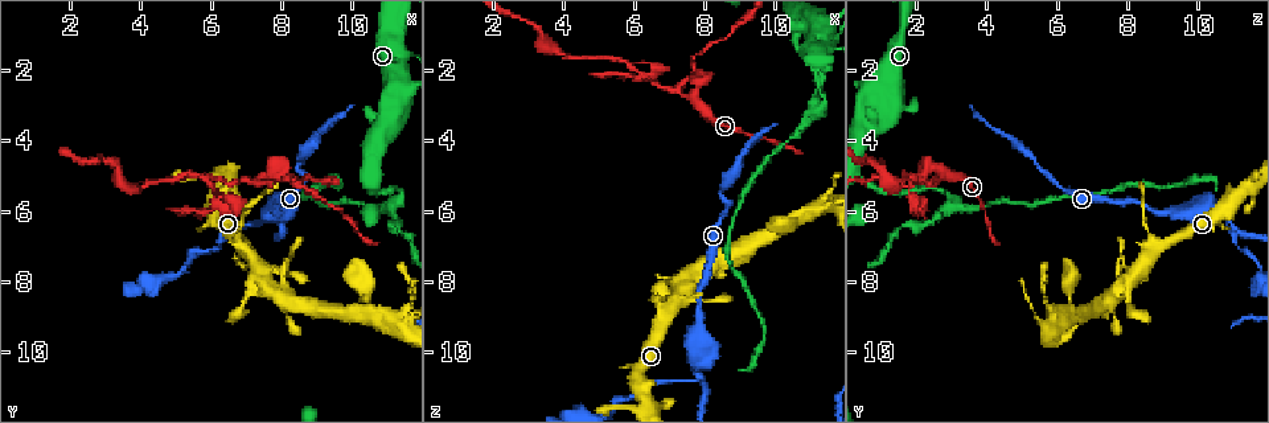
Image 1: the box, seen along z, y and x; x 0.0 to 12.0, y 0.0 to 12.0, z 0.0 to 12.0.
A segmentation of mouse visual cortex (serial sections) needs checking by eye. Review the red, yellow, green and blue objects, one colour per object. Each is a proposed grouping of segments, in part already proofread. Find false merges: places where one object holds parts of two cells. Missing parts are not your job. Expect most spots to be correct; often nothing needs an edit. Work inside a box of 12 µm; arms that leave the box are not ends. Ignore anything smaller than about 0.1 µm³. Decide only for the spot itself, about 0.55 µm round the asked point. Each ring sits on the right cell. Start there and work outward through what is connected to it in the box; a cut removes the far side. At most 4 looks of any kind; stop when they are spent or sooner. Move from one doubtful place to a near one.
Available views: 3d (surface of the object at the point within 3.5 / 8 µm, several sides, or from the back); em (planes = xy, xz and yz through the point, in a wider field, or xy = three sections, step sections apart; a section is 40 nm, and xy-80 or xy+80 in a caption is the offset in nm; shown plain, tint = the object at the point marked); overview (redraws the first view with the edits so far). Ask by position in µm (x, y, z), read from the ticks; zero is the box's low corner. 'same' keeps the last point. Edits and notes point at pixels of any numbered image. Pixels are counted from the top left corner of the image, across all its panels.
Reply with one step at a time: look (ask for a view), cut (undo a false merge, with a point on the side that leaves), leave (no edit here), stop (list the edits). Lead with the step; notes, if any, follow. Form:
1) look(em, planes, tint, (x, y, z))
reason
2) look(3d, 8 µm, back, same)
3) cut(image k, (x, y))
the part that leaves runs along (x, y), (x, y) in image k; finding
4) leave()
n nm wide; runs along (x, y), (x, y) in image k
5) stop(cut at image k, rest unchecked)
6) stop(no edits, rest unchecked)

look(3d, 3.5 µm, (7.6, 4.9, 2.8))
calibre changes

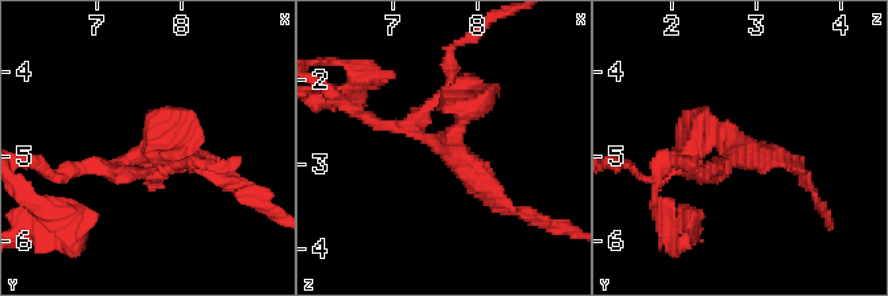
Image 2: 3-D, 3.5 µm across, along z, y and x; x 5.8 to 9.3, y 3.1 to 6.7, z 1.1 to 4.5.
look(em, xy, step 3, tint, (7.65, 5.00, 2.85))
shape alone is not enough

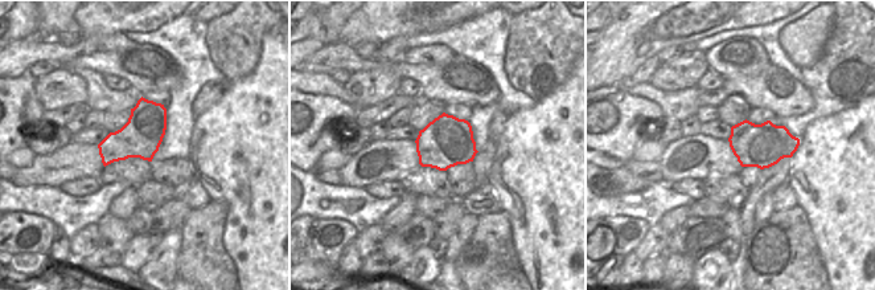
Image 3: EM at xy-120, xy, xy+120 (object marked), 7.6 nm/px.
leave()
380 nm wide; runs along (501, 210), (444, 146), (371, 122) in image 2; one cell here

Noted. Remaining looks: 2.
look(3d, 8 µm, back, (6.0, 5.1, 2.0))
thick turns thin

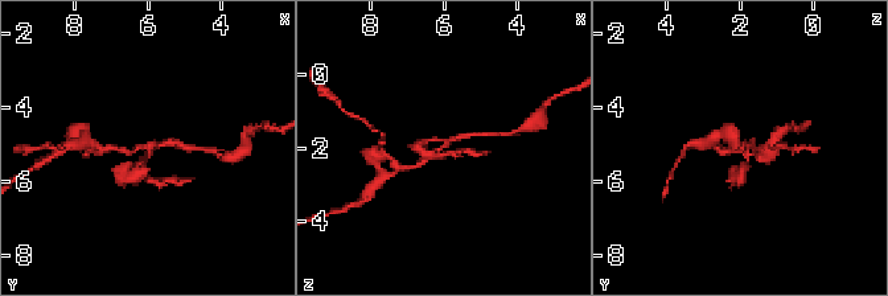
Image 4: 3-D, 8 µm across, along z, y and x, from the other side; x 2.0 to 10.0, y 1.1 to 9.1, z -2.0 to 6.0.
look(em, xy, step 3, tint, (5.9, 5.0, 1.9))
3 arms; arms of 100, 150, 150 nm; now the EM

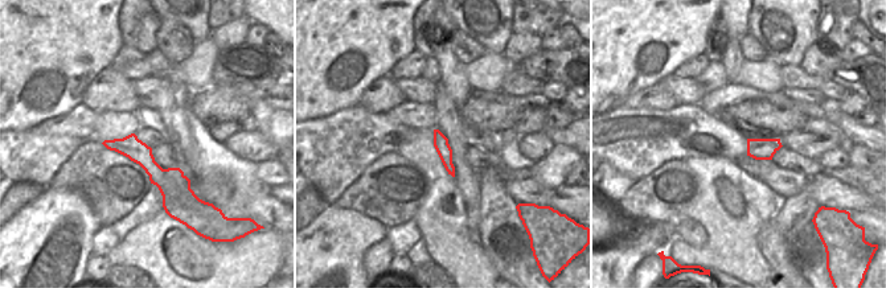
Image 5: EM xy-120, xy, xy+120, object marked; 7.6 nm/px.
cut(image 4, (143, 175))
two cells meet here

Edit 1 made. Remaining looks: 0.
stop(cut at image 4, rest unchecked)

